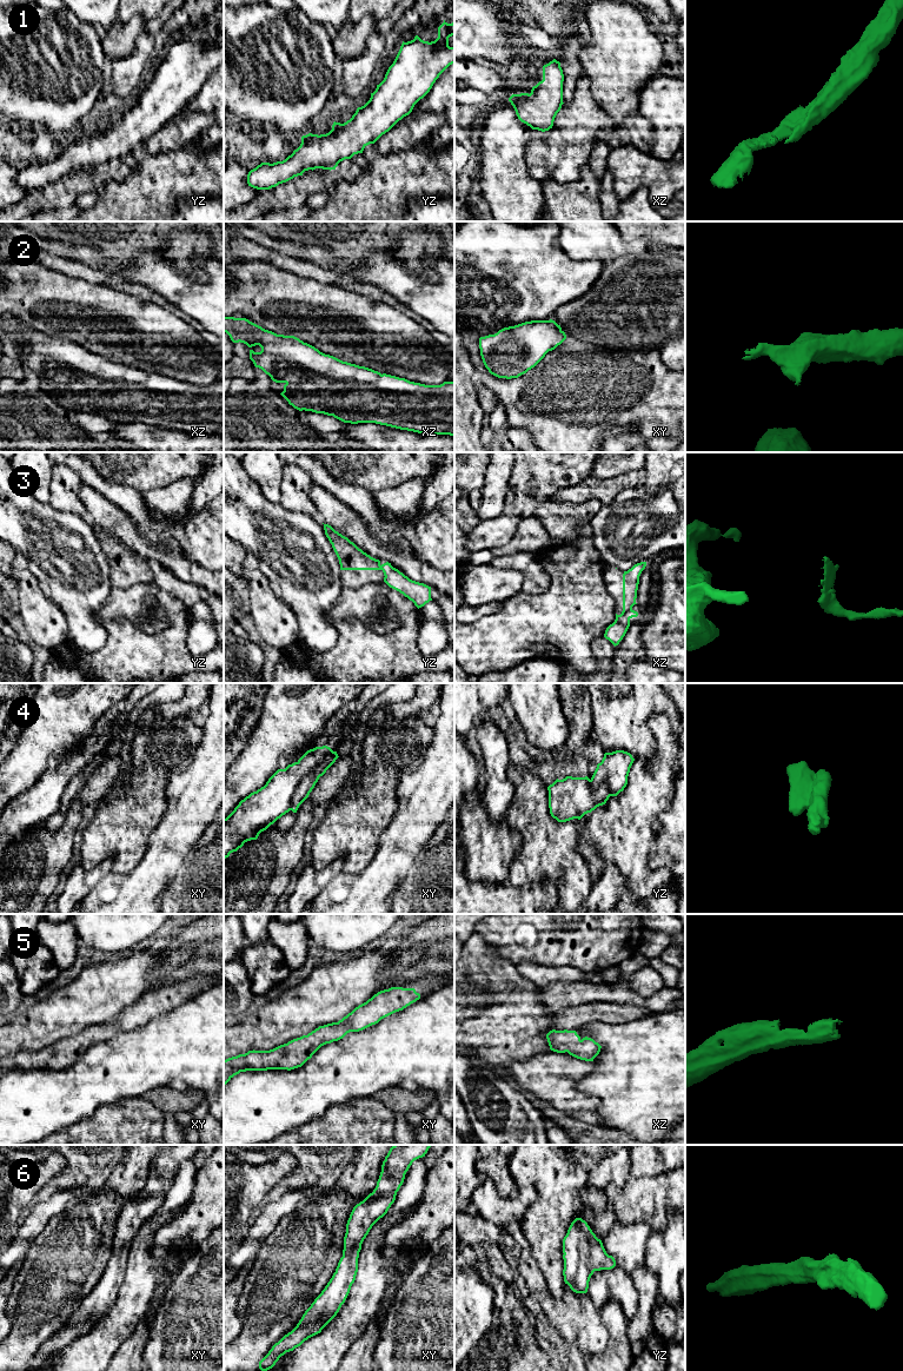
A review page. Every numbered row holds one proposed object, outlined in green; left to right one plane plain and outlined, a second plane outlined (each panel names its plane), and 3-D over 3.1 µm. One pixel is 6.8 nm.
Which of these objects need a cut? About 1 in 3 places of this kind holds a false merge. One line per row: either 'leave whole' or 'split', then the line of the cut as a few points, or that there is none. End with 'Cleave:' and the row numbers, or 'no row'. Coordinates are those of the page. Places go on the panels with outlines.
1: leave whole; no cut
2: leave whole; no cut
3: split; cut in xz along (631, 608), (621, 615)
4: split; cut in xy along (336, 752), (331, 752), (301, 781), (290, 809)
5: leave whole; no cut
6: leave whole; no cut
Cleave: 3, 4

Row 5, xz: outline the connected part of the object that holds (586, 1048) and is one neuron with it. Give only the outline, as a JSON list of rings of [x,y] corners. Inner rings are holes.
[[[552,1029],[546,1034],[550,1049],[557,1053],[567,1052],[570,1055],[593,1061],[599,1054],[602,1046],[591,1038],[580,1038],[576,1031],[556,1031]]]

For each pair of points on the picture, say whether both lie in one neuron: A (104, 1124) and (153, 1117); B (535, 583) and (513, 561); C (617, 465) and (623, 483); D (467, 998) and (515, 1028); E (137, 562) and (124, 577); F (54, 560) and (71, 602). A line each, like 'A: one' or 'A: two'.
A: one
B: one
C: two
D: one
E: one
F: one

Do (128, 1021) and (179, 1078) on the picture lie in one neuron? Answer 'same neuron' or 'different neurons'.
different neurons

